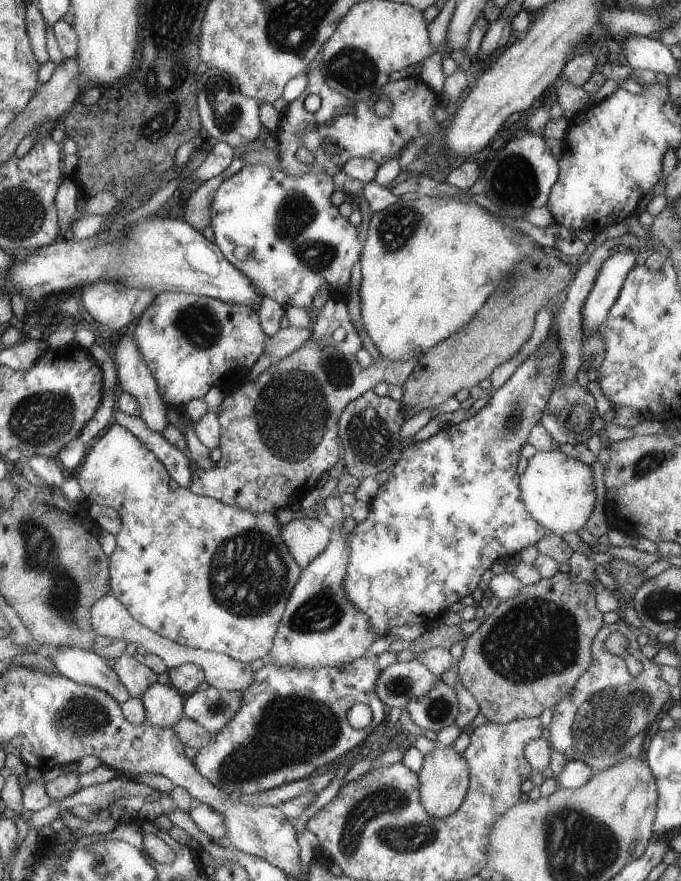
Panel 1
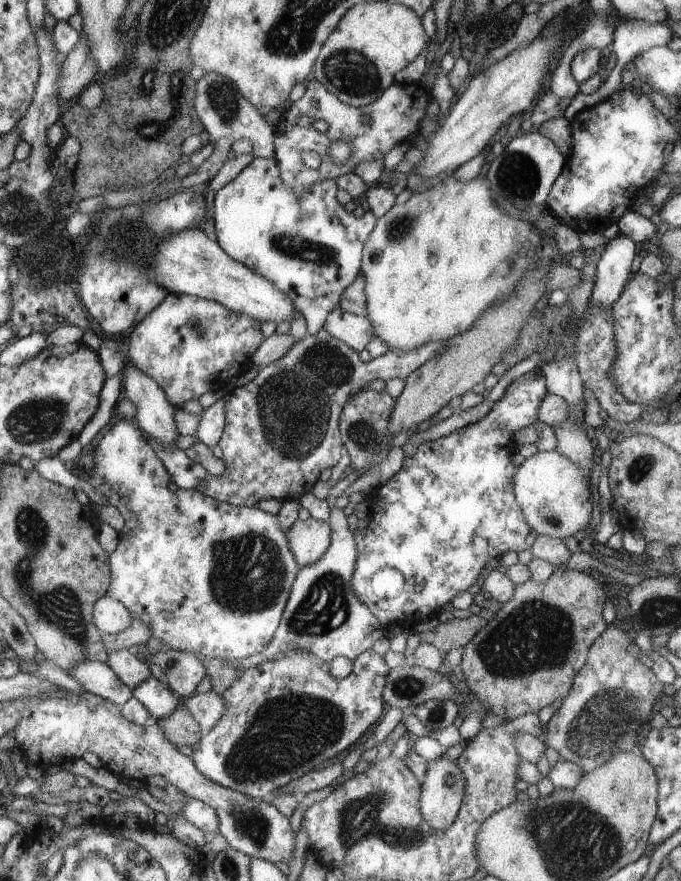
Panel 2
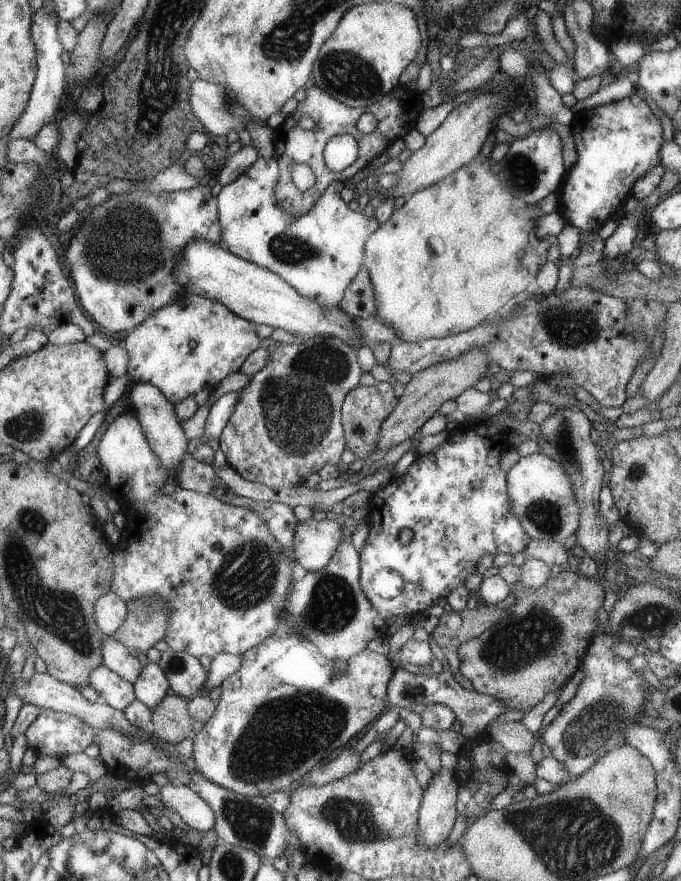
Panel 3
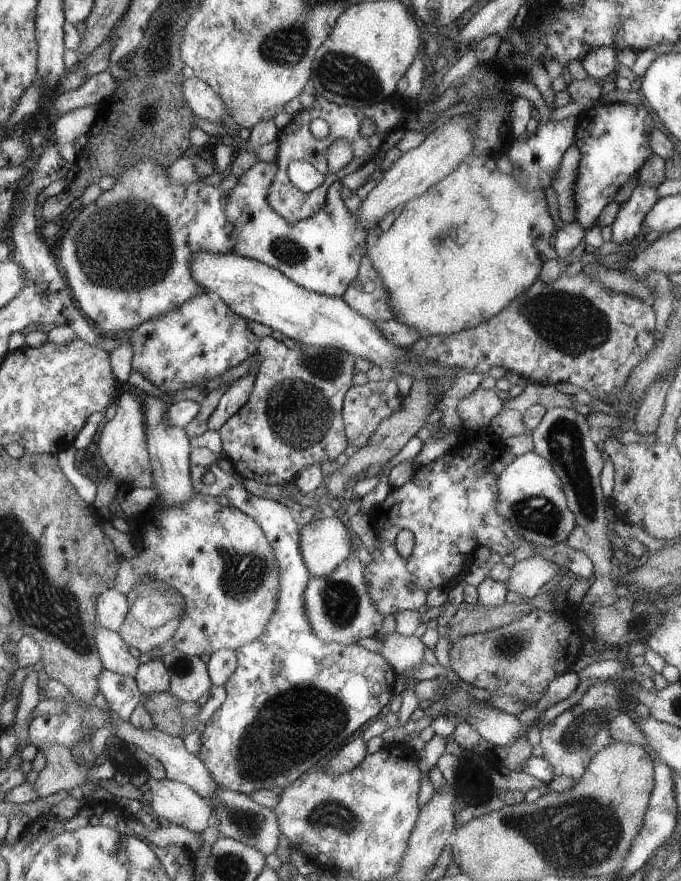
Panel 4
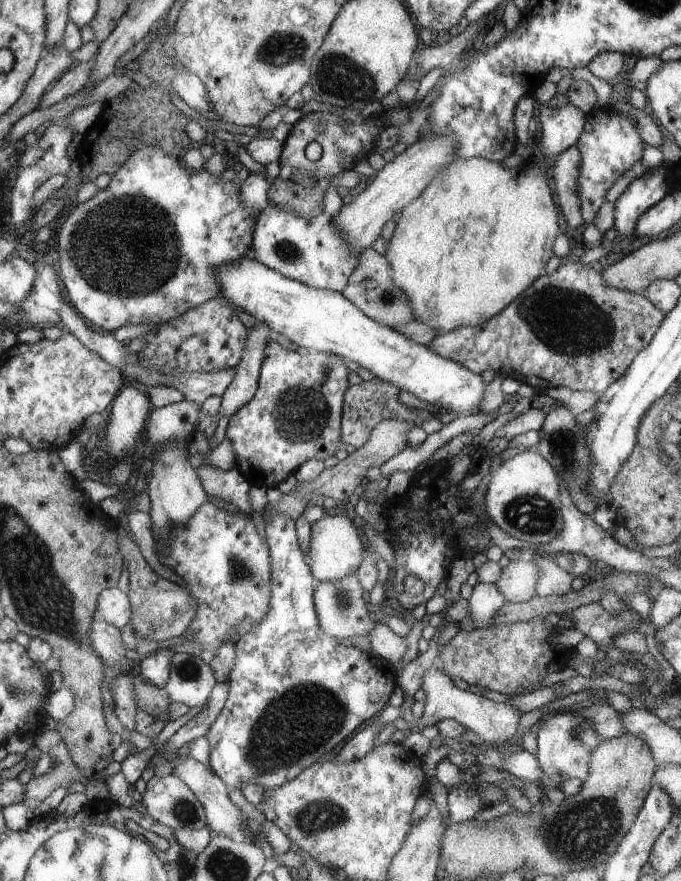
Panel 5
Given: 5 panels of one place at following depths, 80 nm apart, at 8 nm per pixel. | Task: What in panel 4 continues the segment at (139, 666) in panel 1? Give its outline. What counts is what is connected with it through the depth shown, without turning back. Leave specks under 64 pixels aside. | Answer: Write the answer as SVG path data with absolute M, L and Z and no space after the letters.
M97 626L97 651L105 662L106 670L123 676L136 675L139 660L130 654L128 644L122 640L118 631Z

